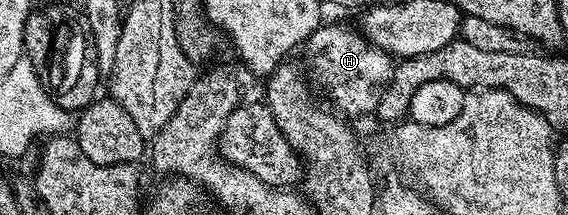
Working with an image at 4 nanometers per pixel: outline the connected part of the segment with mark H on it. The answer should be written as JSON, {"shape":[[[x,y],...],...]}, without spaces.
{"shape":[[[320,24],[319,28],[313,31],[313,35],[307,37],[305,44],[302,46],[301,53],[307,56],[305,69],[309,74],[310,80],[314,82],[320,90],[323,88],[324,91],[327,92],[328,98],[326,97],[326,100],[330,102],[340,114],[346,115],[348,118],[359,117],[362,113],[374,114],[376,110],[378,110],[381,95],[384,89],[386,89],[387,84],[391,82],[391,76],[396,66],[396,62],[390,53],[385,52],[383,49],[378,49],[372,41],[368,41],[367,38],[363,36],[358,28],[350,29],[347,25]]]}

